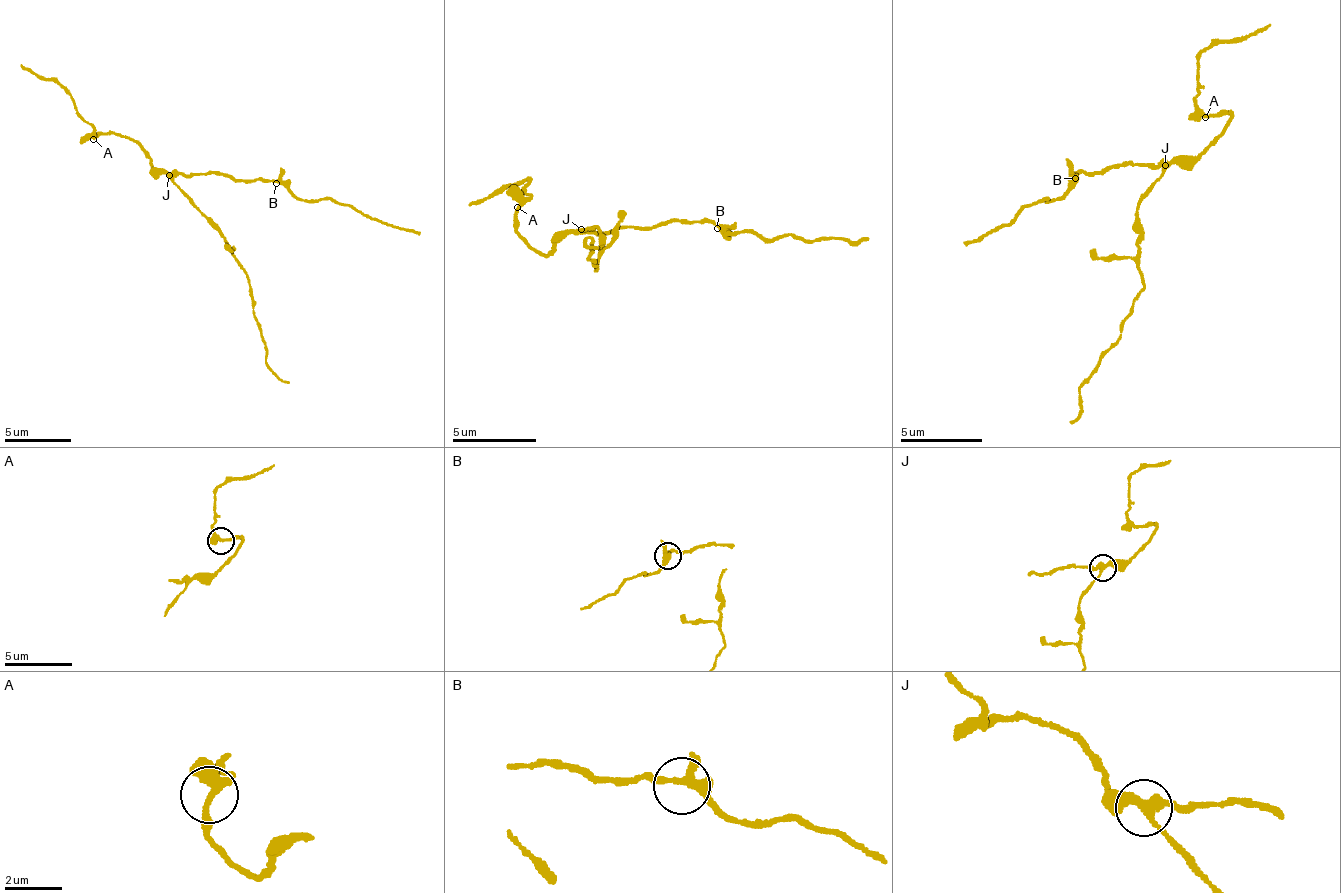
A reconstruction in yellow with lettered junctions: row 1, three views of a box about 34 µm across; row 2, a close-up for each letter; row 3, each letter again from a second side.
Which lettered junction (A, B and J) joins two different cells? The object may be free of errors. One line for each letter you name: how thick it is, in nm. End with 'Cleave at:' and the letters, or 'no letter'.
J: Thickness 260 nm
Cleave at: J

